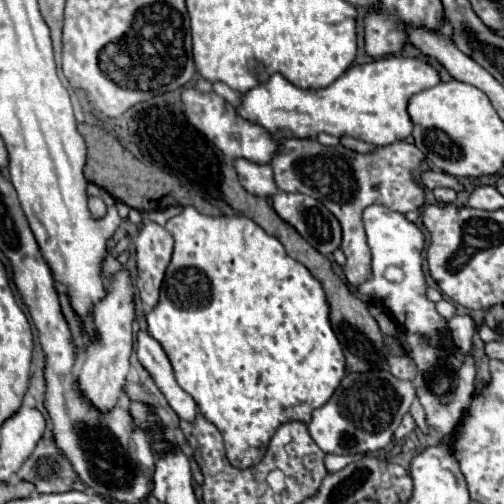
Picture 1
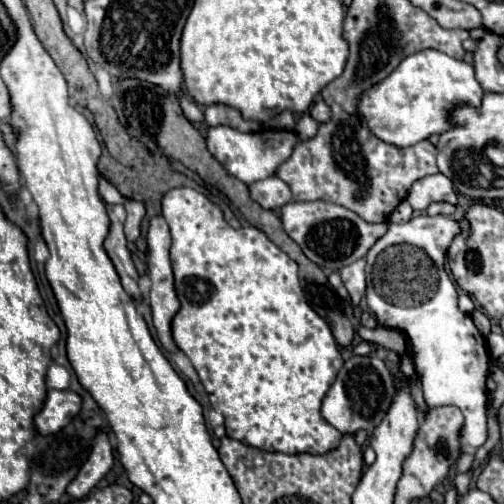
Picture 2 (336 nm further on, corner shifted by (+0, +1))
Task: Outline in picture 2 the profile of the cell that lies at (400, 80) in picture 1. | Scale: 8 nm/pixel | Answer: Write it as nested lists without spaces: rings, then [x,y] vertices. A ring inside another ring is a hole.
[[[425,49],[405,57],[387,79],[367,89],[359,101],[359,111],[379,139],[397,147],[409,147],[451,129],[453,109],[461,105],[479,107],[481,99],[483,89],[475,79],[473,65],[441,51]]]

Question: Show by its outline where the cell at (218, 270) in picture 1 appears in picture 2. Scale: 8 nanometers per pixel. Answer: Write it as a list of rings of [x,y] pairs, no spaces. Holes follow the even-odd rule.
[[[177,187],[177,189],[167,191],[161,199],[161,215],[165,217],[165,221],[171,229],[171,239],[173,239],[171,265],[173,265],[173,273],[175,273],[175,289],[177,289],[177,295],[181,301],[181,309],[177,311],[177,315],[173,317],[173,323],[171,323],[173,339],[175,339],[177,347],[195,365],[199,379],[205,387],[205,393],[211,401],[211,407],[225,417],[227,437],[247,443],[251,447],[263,449],[263,451],[279,451],[279,453],[289,453],[289,455],[299,455],[299,453],[323,455],[327,451],[333,451],[341,441],[341,433],[335,431],[335,427],[331,427],[321,417],[321,401],[323,401],[327,389],[331,387],[331,383],[335,381],[335,377],[343,365],[343,357],[337,349],[337,343],[335,343],[335,337],[331,335],[329,325],[305,301],[303,289],[299,285],[297,263],[293,259],[289,259],[287,253],[283,253],[275,243],[271,243],[263,231],[259,231],[255,227],[241,227],[241,229],[229,227],[223,217],[223,211],[215,203],[211,203],[203,193],[197,193],[191,187]]]

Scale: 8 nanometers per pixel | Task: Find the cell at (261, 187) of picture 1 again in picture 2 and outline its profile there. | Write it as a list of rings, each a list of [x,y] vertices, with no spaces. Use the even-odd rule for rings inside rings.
[[[277,175],[251,183],[249,191],[251,191],[251,199],[255,203],[259,203],[263,209],[275,211],[275,209],[281,209],[283,205],[287,205],[289,201],[293,201],[291,189]]]

